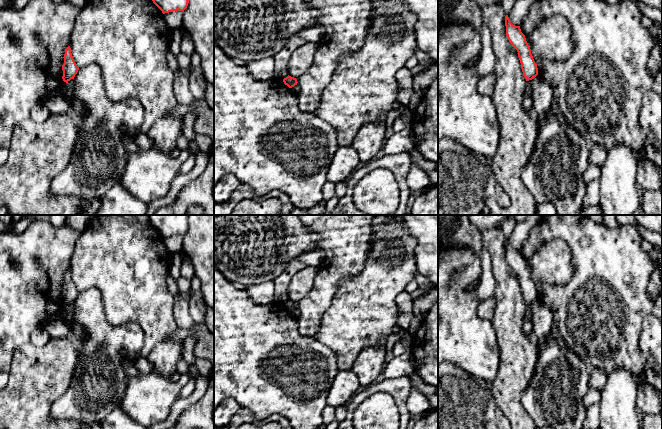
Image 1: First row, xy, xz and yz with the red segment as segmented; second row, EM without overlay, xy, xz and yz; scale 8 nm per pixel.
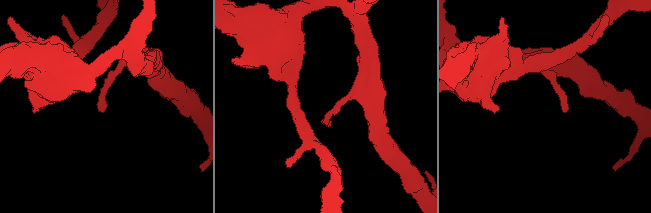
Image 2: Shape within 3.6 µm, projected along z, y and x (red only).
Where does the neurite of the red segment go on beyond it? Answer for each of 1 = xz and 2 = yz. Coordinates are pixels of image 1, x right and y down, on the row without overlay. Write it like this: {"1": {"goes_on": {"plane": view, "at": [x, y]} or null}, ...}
{"1": {"goes_on": null}, "2": {"goes_on": null}}

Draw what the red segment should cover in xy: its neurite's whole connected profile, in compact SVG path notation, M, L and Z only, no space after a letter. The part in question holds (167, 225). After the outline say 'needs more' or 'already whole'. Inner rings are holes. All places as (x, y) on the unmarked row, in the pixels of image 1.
M150 215L150 222L163 238L187 232L188 215Z; already whole

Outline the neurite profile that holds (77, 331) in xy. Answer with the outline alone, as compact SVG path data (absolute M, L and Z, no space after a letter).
M62 305L56 316L61 317L68 325L70 329L70 334L72 338L76 341L76 343L77 344L82 343L87 336L85 328L76 321L68 322L66 320L66 312L67 312L66 306Z

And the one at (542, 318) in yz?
M539 299L531 304L531 313L534 338L544 343L552 331L553 315Z

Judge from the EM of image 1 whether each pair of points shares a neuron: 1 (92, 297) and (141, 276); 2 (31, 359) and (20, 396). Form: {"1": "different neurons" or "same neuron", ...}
{"1": "different neurons", "2": "same neuron"}

